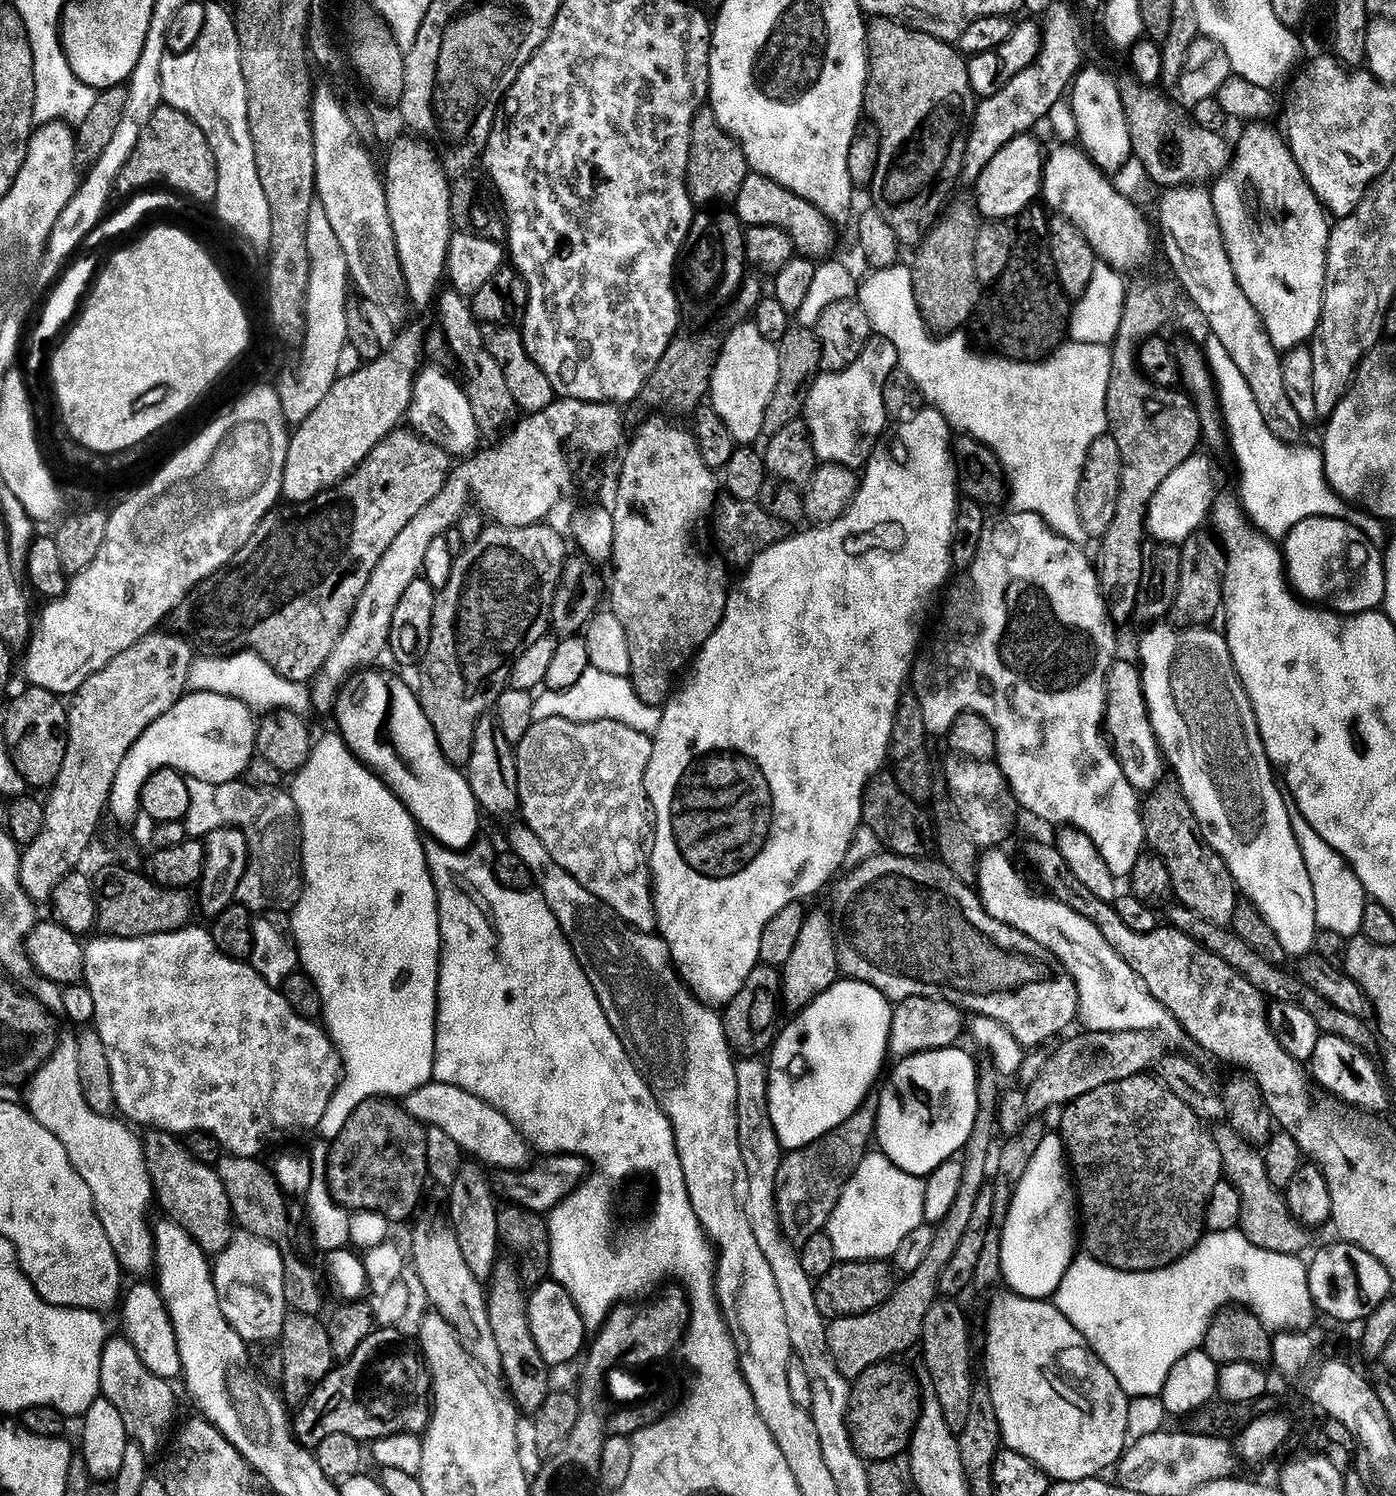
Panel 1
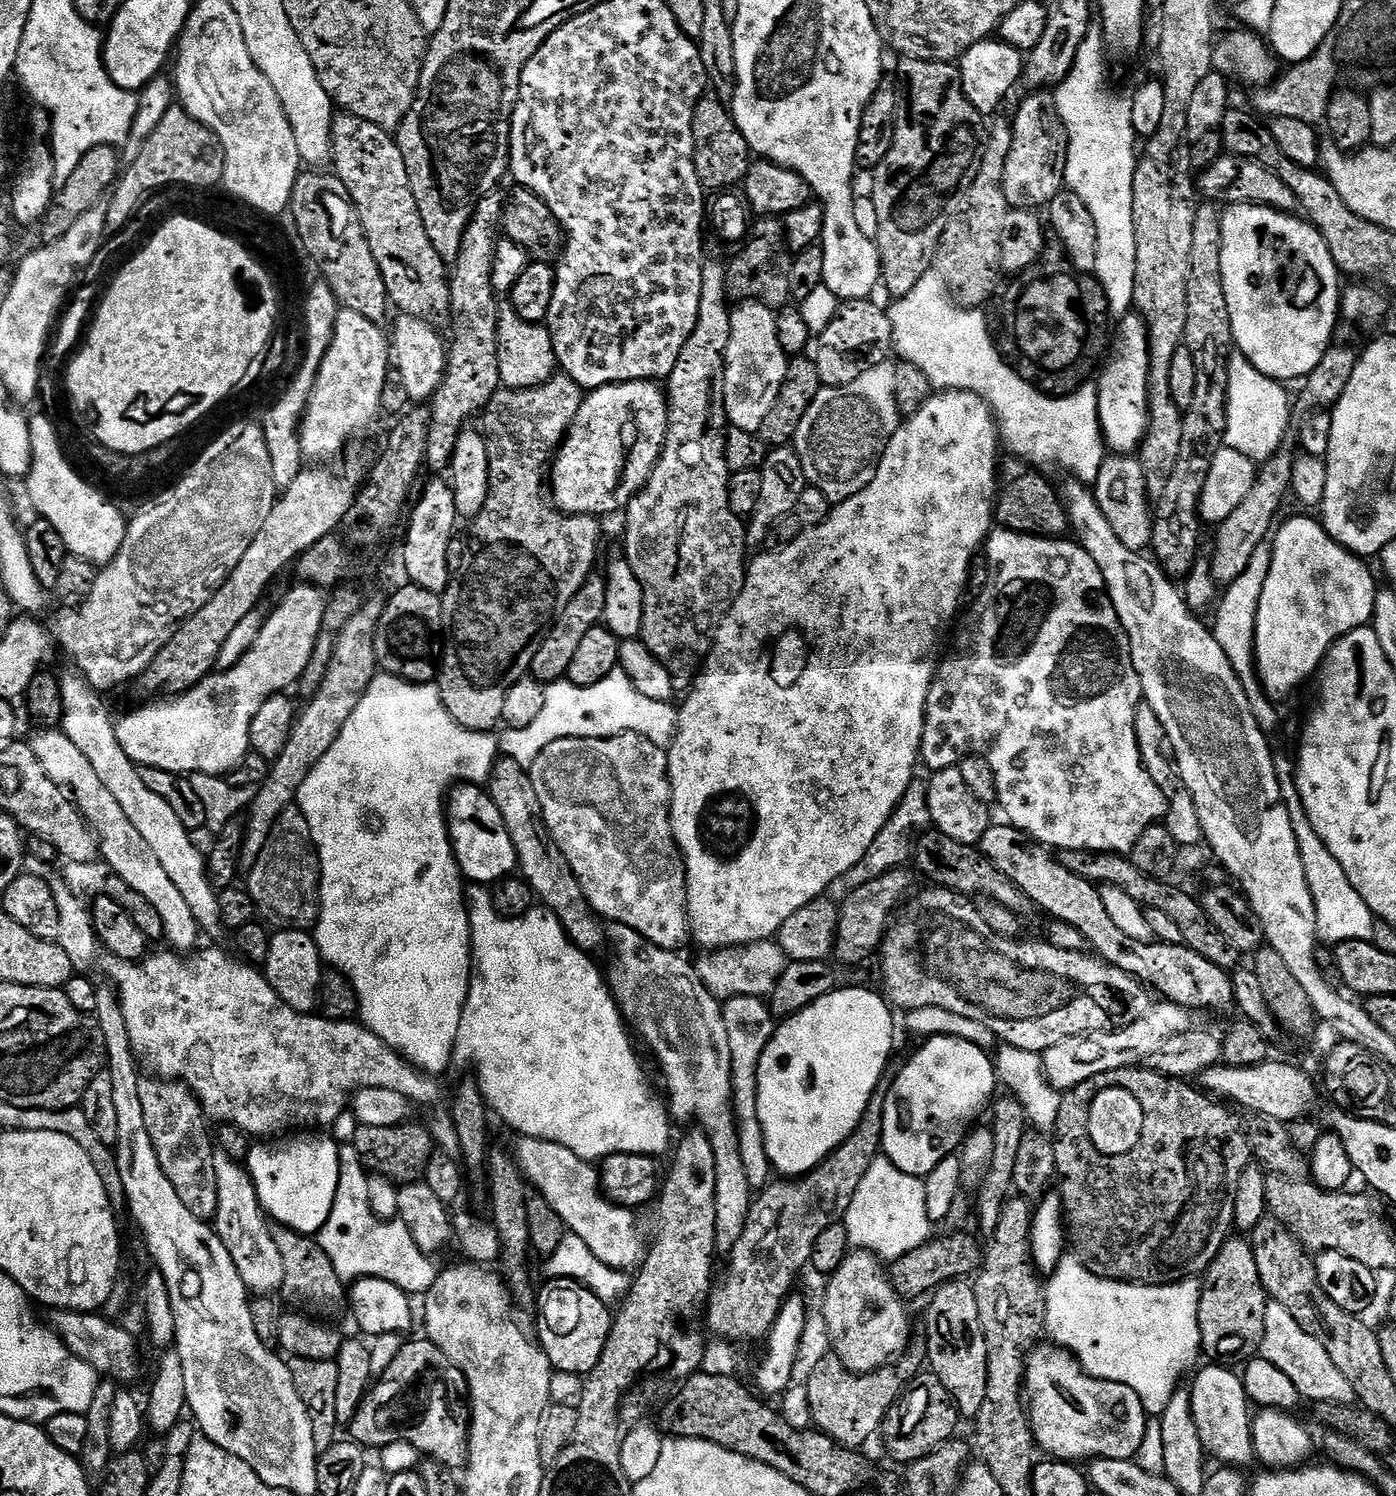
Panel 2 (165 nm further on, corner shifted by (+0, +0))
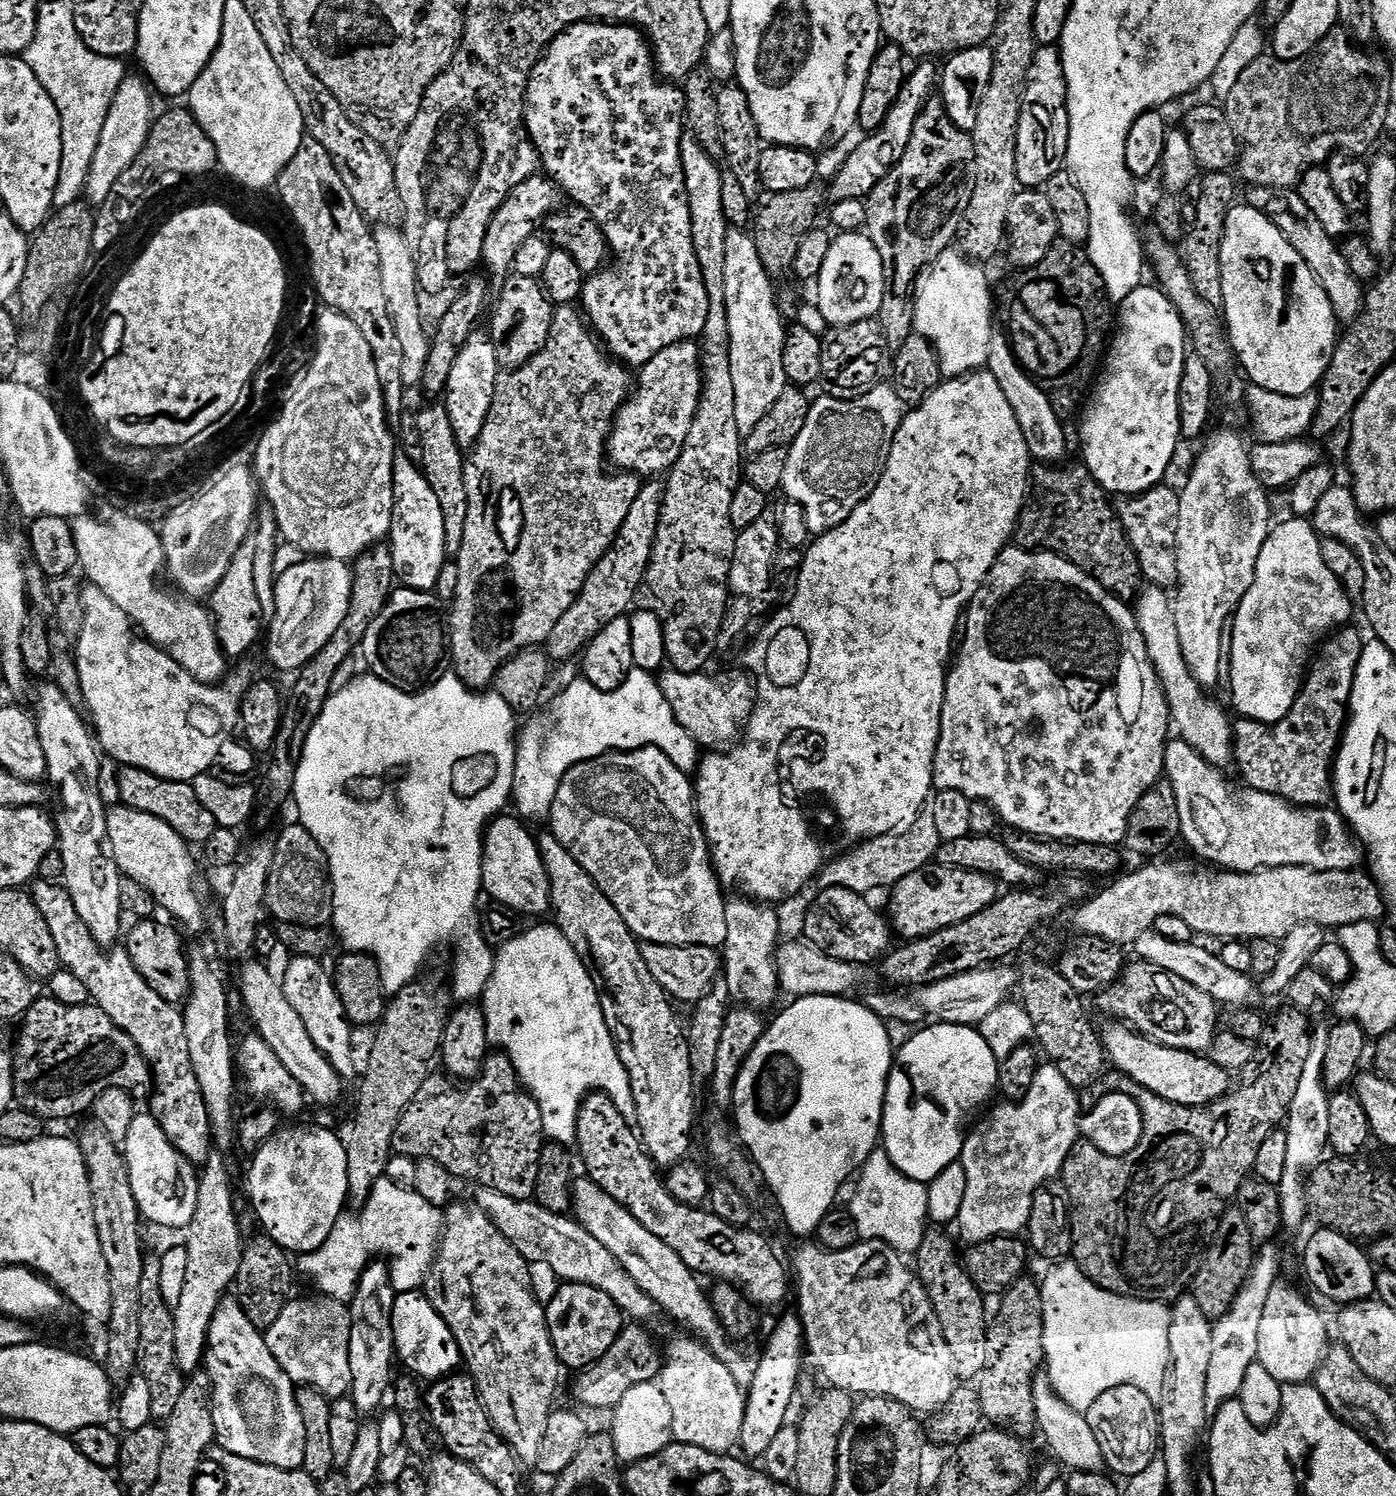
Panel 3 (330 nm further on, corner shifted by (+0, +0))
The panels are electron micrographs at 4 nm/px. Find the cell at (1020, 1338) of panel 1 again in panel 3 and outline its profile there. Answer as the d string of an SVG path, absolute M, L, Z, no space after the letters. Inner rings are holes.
M1118 1386L1115 1392L1102 1394L1086 1415L1100 1444L1104 1463L1113 1468L1111 1471L1117 1477L1129 1478L1142 1473L1158 1456L1161 1447L1158 1408L1138 1386Z

